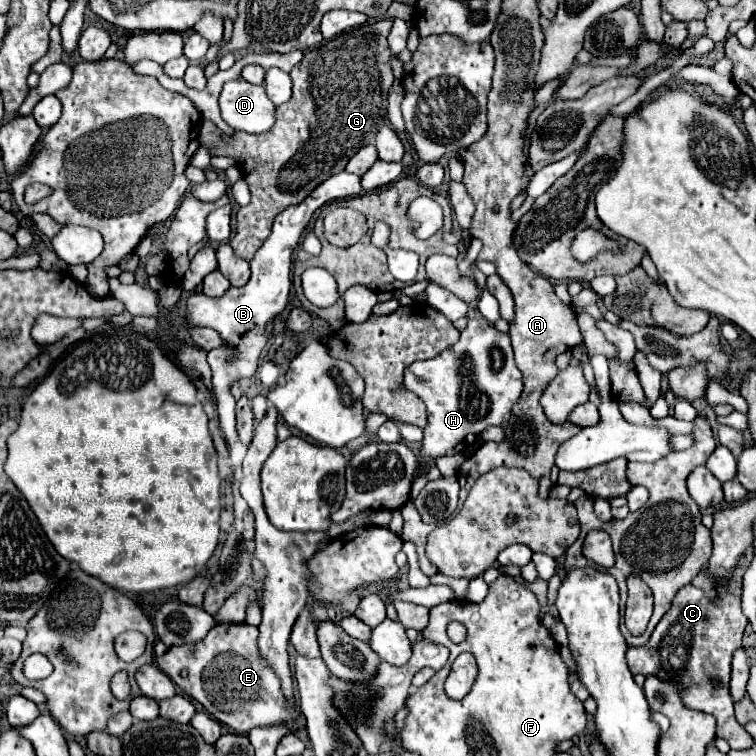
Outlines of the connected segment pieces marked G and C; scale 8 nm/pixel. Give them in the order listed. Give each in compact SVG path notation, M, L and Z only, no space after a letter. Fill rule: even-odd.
M382 19L376 23L362 25L350 33L342 33L330 41L326 41L322 47L316 47L314 51L306 51L304 59L292 69L290 77L294 81L292 87L292 99L276 107L276 125L260 135L250 135L250 133L234 133L234 143L224 145L220 139L220 131L212 121L204 121L200 129L200 141L204 145L216 145L214 155L226 155L226 157L236 157L238 167L244 173L244 179L250 185L252 201L246 207L238 209L238 225L236 225L236 235L230 239L230 245L234 249L234 255L238 257L254 257L254 253L262 247L266 237L272 231L272 221L274 217L284 211L288 205L300 203L302 199L308 197L322 181L328 177L344 171L346 163L350 157L362 149L364 145L374 143L374 137L384 125L386 119L386 99L394 81L392 69L388 61L392 59L386 35L390 33L392 21Z
M752 547L746 549L746 555L738 559L730 579L726 581L724 593L718 583L706 575L702 569L692 583L682 587L672 601L668 613L656 625L650 641L642 647L628 647L626 659L630 671L642 675L654 675L662 681L672 681L680 687L680 699L684 707L706 711L716 717L718 731L716 737L726 739L732 749L746 749L754 739L744 731L744 727L734 717L734 707L730 699L730 661L732 653L742 647L742 635L748 625L748 619L740 609L742 593L742 571L752 561Z

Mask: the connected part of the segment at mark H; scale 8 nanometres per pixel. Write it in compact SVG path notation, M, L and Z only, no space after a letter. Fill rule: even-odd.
M478 317L468 321L454 347L434 359L410 365L404 371L404 385L426 403L428 425L420 455L434 459L460 453L486 427L502 425L522 393L522 375L514 363L510 337Z

